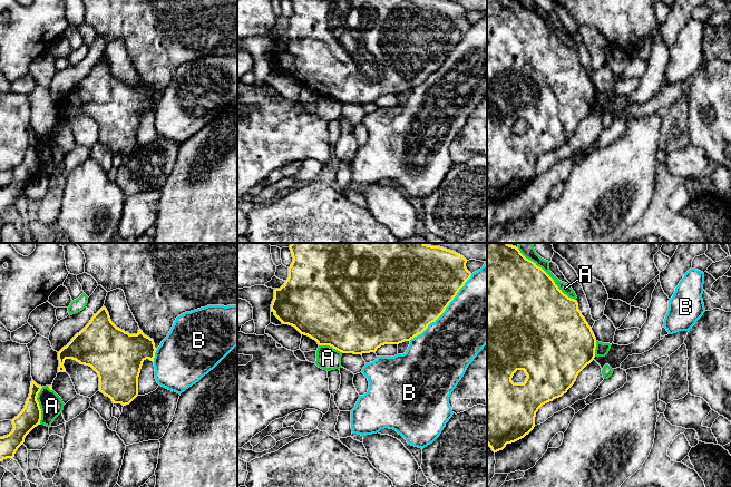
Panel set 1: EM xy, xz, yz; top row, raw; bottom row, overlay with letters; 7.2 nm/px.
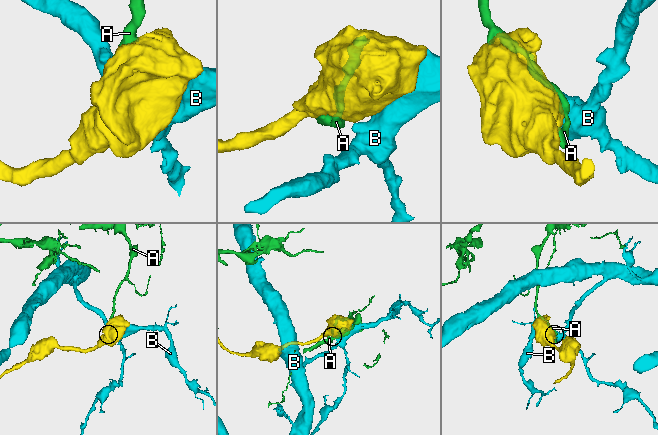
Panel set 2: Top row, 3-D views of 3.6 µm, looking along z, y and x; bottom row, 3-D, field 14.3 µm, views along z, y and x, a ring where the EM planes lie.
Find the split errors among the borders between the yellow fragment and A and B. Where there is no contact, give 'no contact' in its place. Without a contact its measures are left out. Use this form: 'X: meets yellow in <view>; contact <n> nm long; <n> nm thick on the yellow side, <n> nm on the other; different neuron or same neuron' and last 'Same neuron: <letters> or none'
A: meets yellow in yz; contact 550 nm long; 500 nm thick on the yellow side, 80 nm on the other; different neuron
B: meets yellow in xz; contact 650 nm long; 500 nm thick on the yellow side, 440 nm on the other; different neuron
Same neuron: none

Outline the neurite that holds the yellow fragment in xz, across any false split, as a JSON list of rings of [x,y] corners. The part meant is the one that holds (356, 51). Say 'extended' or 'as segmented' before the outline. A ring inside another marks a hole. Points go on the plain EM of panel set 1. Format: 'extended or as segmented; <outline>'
as segmented; [[[291,0],[293,12],[289,18],[285,33],[274,40],[271,62],[283,74],[294,77],[301,85],[315,90],[319,96],[330,96],[342,104],[362,105],[376,103],[384,95],[399,95],[421,85],[430,74],[435,72],[470,29],[467,10],[450,0]]]

